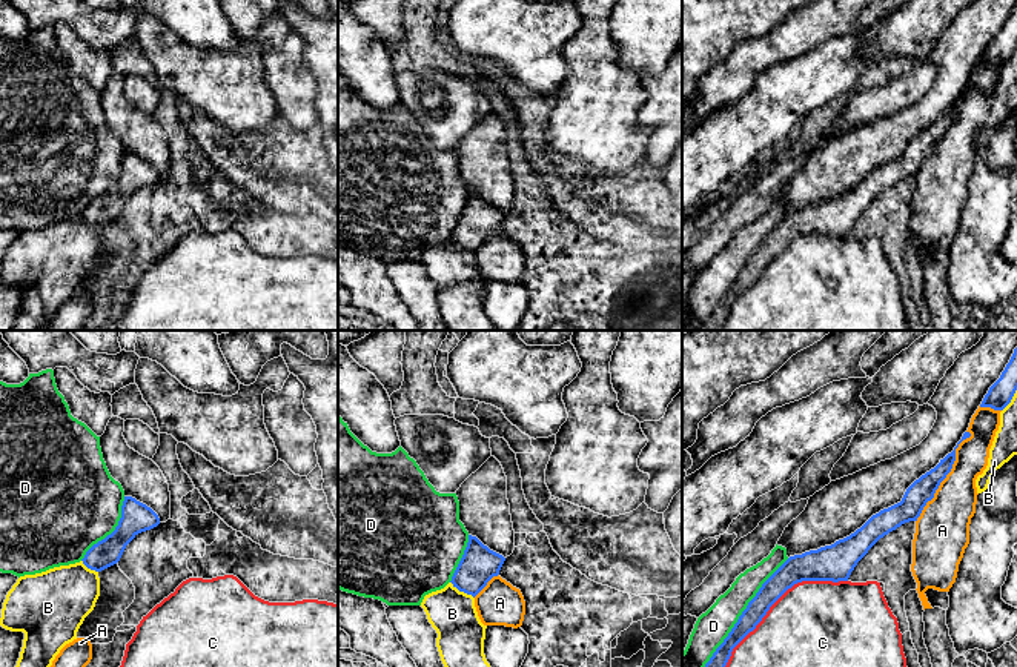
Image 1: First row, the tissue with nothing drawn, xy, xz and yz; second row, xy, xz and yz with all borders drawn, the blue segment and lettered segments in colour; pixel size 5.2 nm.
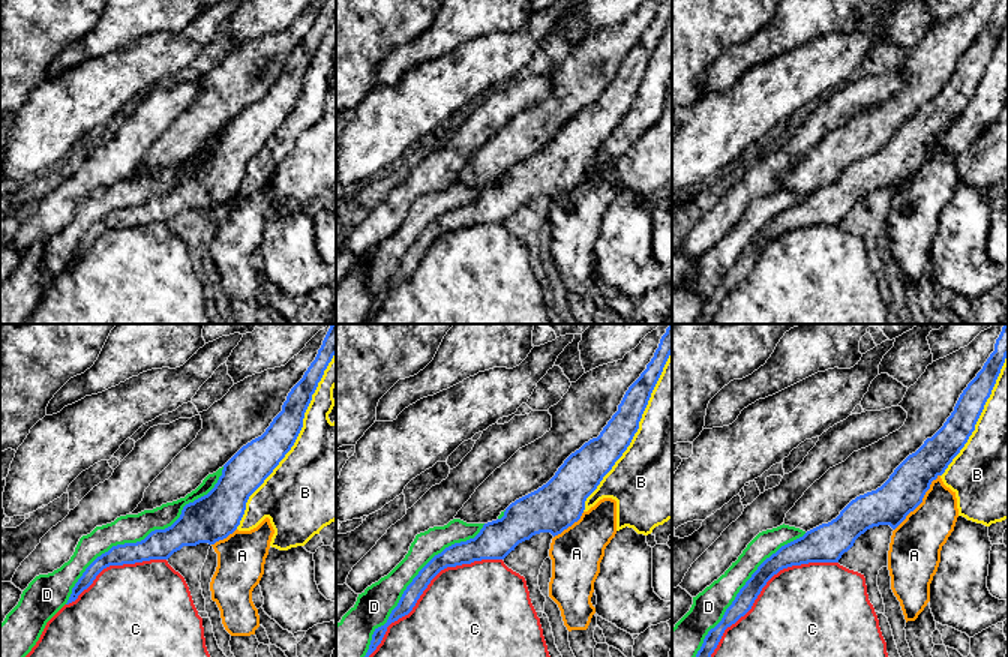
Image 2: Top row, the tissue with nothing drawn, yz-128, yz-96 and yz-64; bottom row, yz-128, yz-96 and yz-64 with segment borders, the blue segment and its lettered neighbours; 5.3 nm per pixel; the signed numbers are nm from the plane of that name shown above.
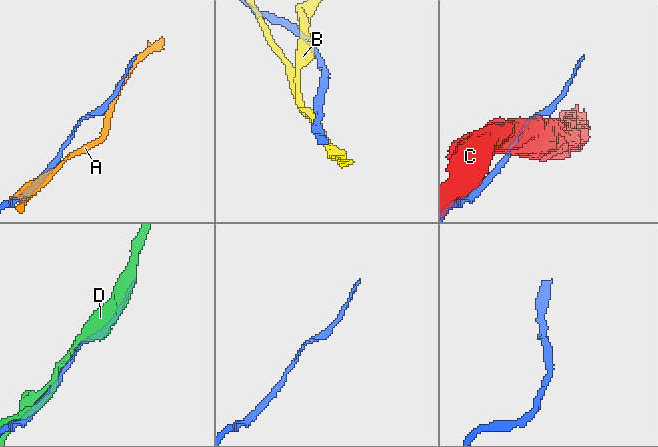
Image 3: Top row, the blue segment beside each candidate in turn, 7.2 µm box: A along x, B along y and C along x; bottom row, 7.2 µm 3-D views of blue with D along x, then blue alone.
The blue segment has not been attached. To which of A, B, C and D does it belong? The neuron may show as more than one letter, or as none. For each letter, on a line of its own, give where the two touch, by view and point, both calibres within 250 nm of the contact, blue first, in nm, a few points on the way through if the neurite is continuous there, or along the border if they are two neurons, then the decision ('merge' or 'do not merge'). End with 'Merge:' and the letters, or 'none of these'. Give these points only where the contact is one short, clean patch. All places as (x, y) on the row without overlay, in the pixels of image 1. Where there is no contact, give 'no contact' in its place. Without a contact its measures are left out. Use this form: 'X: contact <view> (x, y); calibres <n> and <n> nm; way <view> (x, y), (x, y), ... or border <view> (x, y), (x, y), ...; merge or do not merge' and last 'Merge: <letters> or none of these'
A: contact yz (947, 129); calibres 130 and 260 nm; do not merge
B: contact xz (463, 246); calibres 190 and 240 nm; do not merge
C: contact yz (775, 257); calibres 140 and 500 nm; do not merge
D: contact yz (739, 272); calibres 110 and 180 nm; do not merge
Merge: none of these

